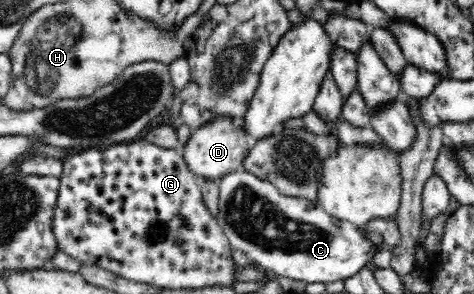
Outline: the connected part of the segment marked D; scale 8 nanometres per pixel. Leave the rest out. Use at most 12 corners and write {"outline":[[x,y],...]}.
{"outline":[[217,118],[182,157],[199,181],[223,180],[250,151],[245,128]]}

